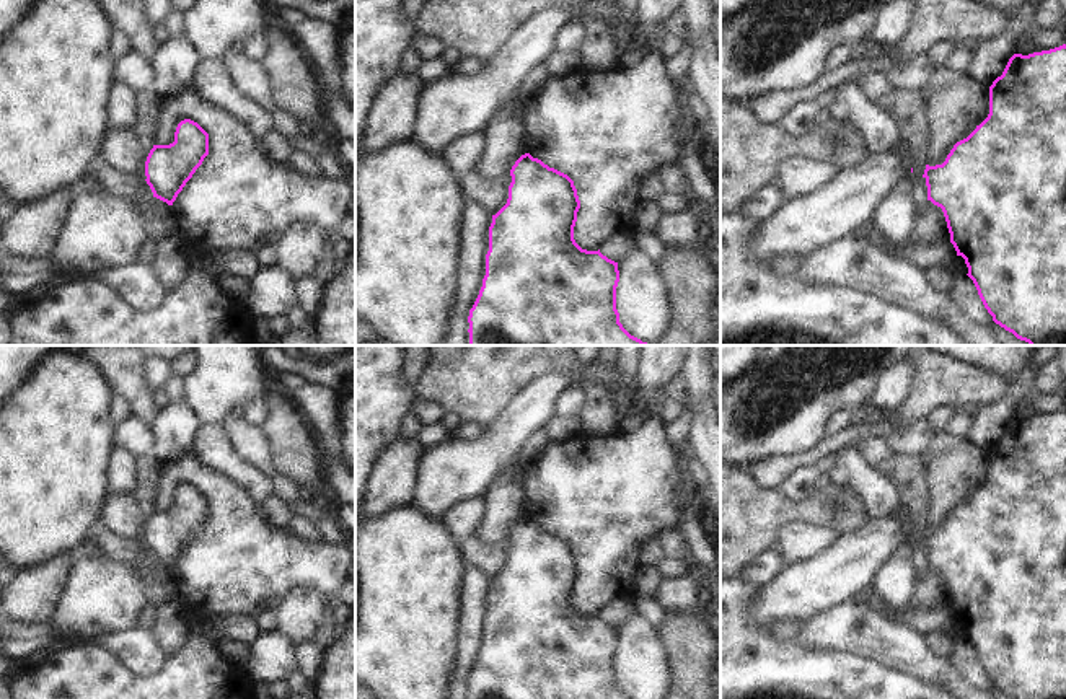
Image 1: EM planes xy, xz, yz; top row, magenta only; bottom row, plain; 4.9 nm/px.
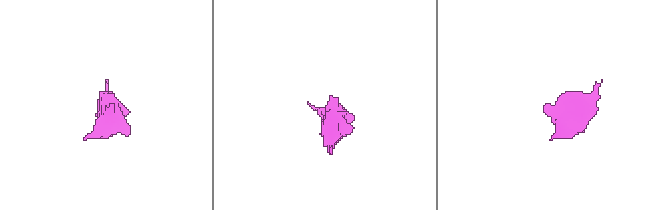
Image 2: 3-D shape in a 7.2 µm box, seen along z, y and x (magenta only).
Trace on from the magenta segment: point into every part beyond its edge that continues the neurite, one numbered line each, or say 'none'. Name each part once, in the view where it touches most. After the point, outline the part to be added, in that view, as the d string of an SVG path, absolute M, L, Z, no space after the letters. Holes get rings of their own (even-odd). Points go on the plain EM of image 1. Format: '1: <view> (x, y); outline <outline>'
none

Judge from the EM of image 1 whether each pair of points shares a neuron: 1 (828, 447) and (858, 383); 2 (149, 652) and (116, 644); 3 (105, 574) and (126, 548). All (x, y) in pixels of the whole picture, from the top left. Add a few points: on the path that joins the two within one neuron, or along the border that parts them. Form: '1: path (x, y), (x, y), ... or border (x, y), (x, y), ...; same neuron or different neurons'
1: border (825, 437), (810, 448), (791, 455); different neurons
2: path (140, 650), (124, 646); same neuron
3: border (110, 556), (129, 566); different neurons

